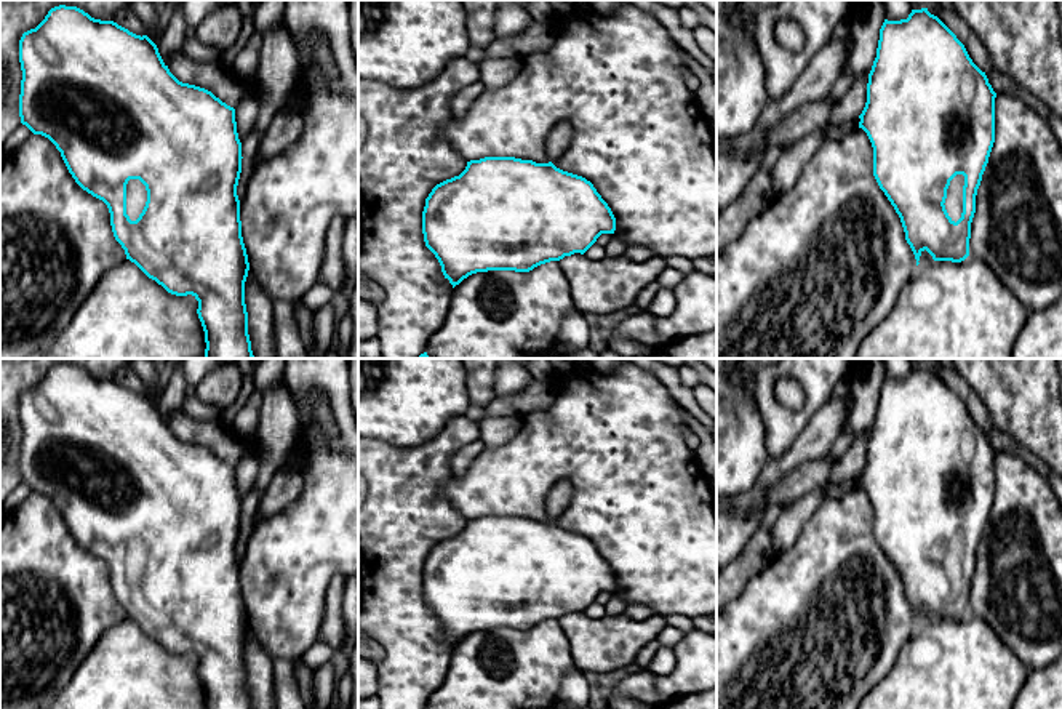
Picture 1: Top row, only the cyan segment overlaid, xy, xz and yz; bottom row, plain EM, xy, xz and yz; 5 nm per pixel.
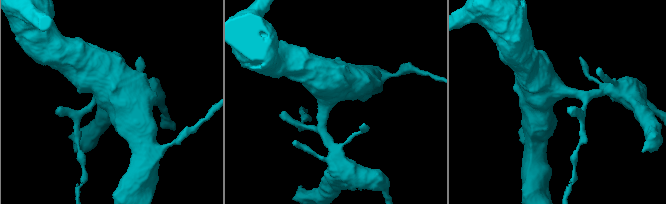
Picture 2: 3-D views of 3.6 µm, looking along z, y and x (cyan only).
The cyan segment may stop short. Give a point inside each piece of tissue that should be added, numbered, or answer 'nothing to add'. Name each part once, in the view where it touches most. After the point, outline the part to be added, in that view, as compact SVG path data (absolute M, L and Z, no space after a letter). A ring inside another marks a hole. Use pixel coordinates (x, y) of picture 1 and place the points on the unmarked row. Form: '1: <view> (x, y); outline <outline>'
1: yz (954, 562); outline M956 533L947 547L947 557L945 557L945 568L952 579L958 579L963 571L963 544L964 544L964 535Z

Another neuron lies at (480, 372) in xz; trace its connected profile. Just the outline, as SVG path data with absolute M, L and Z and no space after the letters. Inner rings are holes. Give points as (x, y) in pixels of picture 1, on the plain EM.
M464 359L470 405L486 407L494 400L494 371L501 359Z

